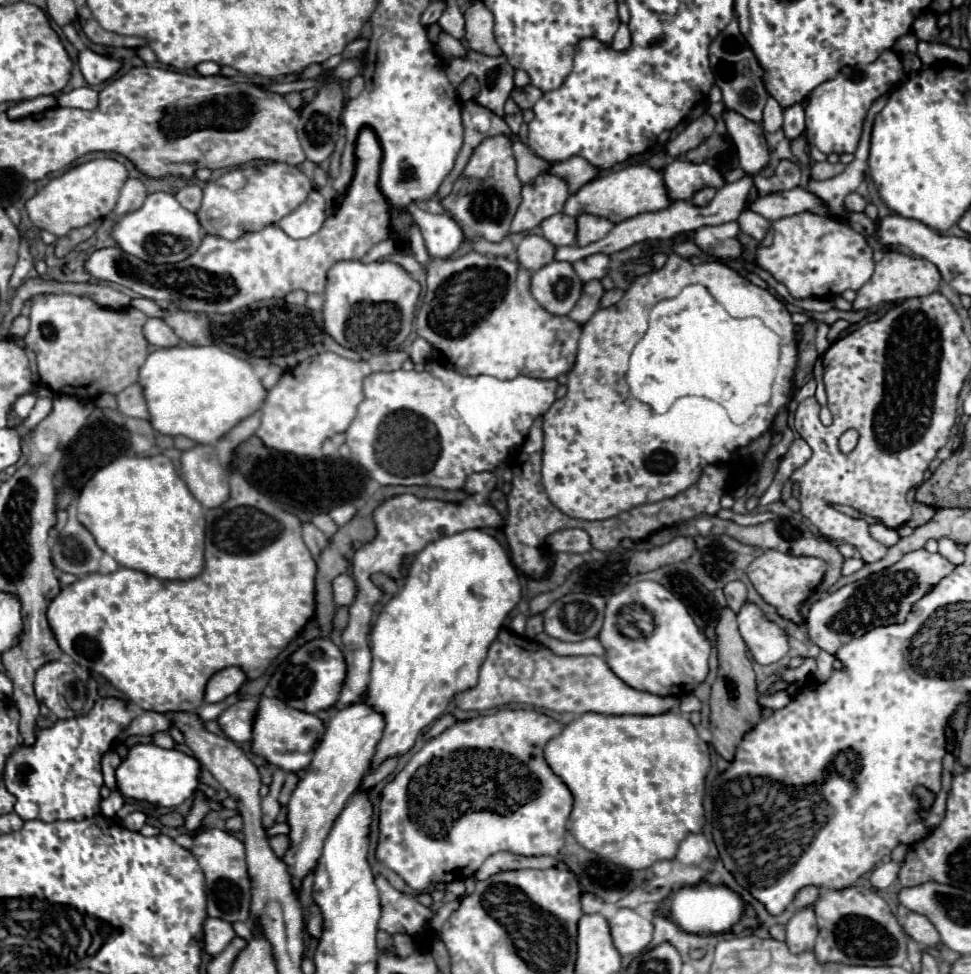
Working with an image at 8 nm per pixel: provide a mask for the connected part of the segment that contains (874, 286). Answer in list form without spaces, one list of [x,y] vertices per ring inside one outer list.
[[[888,251],[884,255],[884,259],[876,263],[876,269],[874,269],[872,277],[868,279],[868,283],[864,283],[860,287],[858,297],[854,301],[854,309],[870,309],[870,307],[876,307],[878,303],[884,303],[884,301],[904,301],[910,297],[930,295],[938,289],[940,279],[942,277],[940,277],[936,265],[932,265],[930,261],[920,259],[920,257],[912,257],[912,255],[904,255],[900,251]]]

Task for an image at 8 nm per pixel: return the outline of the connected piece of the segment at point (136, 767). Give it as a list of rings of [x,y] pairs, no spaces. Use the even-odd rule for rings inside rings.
[[[154,743],[134,745],[128,751],[126,761],[116,769],[116,783],[118,783],[118,791],[124,797],[148,801],[152,805],[158,803],[162,807],[176,807],[186,799],[190,799],[198,789],[200,763],[178,749],[162,749]]]

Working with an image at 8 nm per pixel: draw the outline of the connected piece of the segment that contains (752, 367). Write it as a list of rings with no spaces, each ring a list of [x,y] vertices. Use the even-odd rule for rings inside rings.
[[[670,253],[662,269],[636,277],[616,305],[598,309],[594,317],[582,325],[576,365],[568,373],[568,391],[542,415],[542,485],[550,501],[568,517],[596,521],[610,519],[636,505],[656,503],[682,493],[698,481],[706,465],[726,463],[734,451],[768,431],[772,419],[790,401],[796,367],[798,344],[794,323],[790,311],[774,293],[750,283],[726,263],[692,265],[688,259]]]

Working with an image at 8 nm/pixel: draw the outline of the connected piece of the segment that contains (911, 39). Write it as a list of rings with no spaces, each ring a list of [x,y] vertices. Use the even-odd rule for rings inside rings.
[[[908,33],[908,35],[900,37],[896,41],[896,45],[894,45],[894,51],[900,53],[900,55],[904,55],[904,53],[916,53],[916,37],[914,37],[914,33]]]

